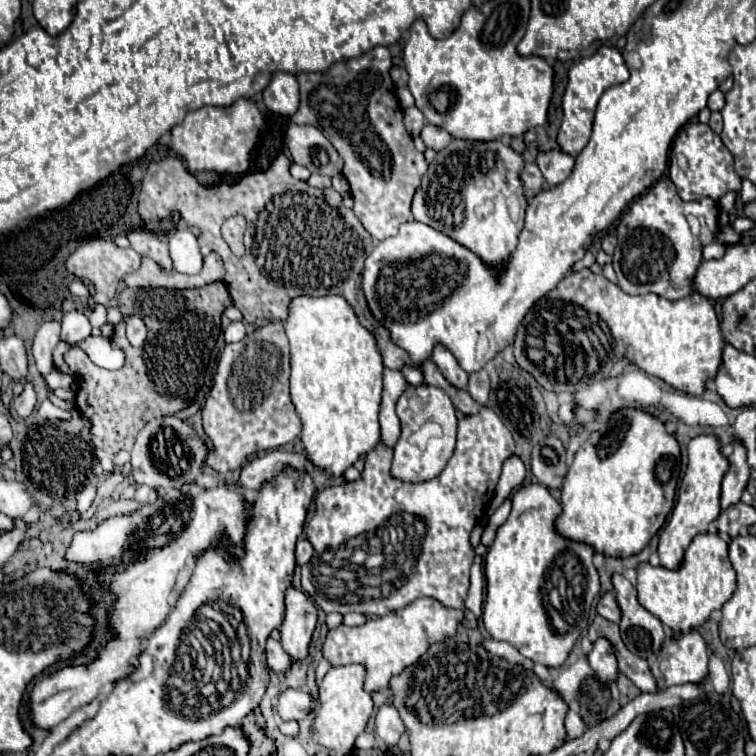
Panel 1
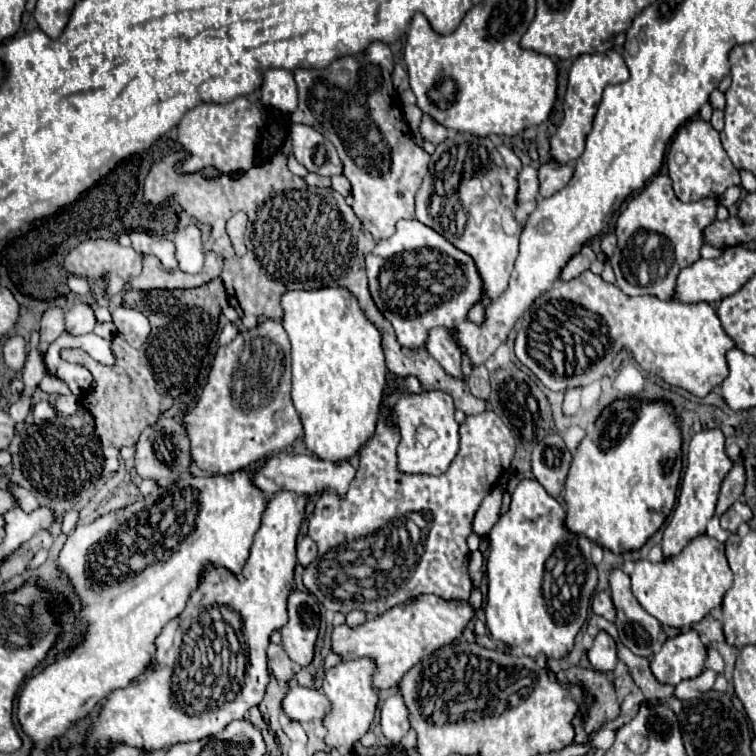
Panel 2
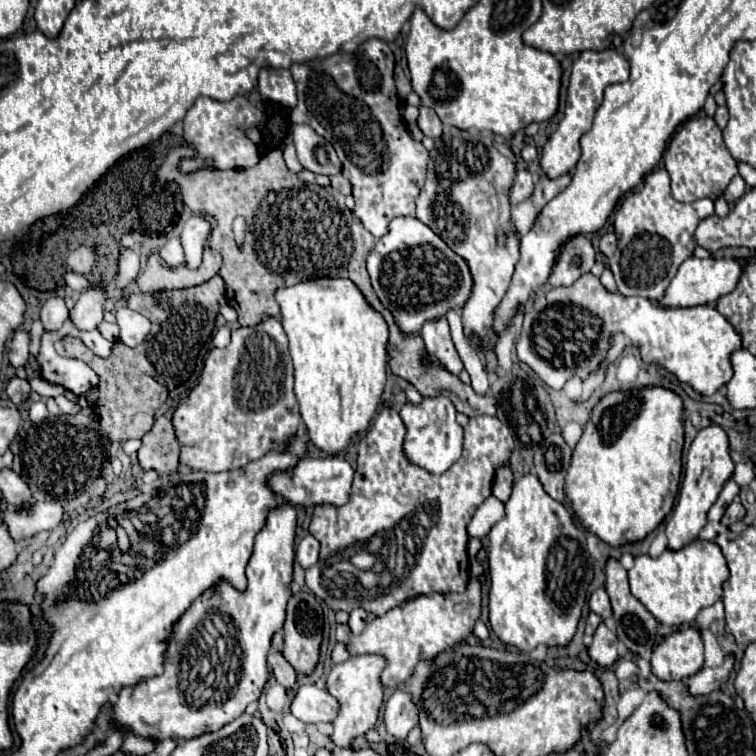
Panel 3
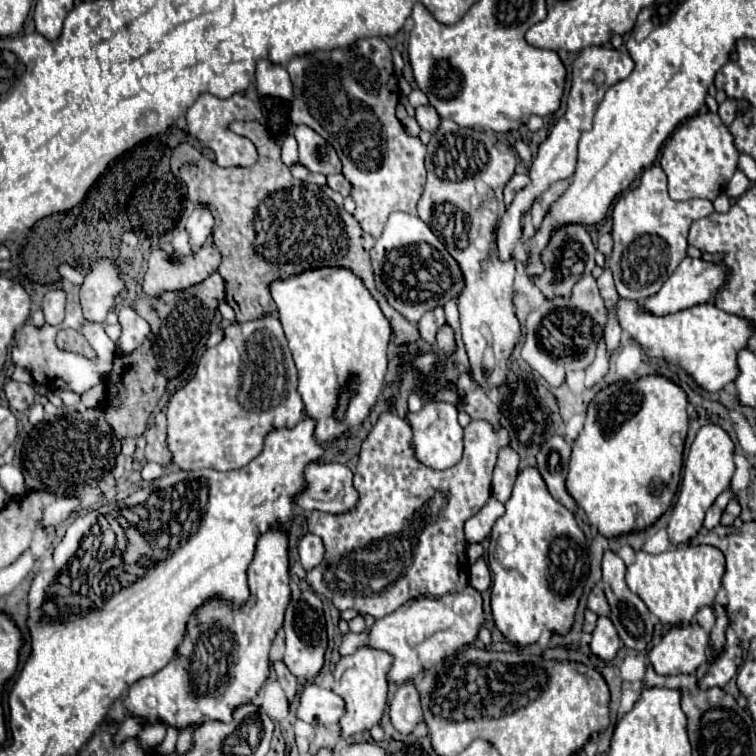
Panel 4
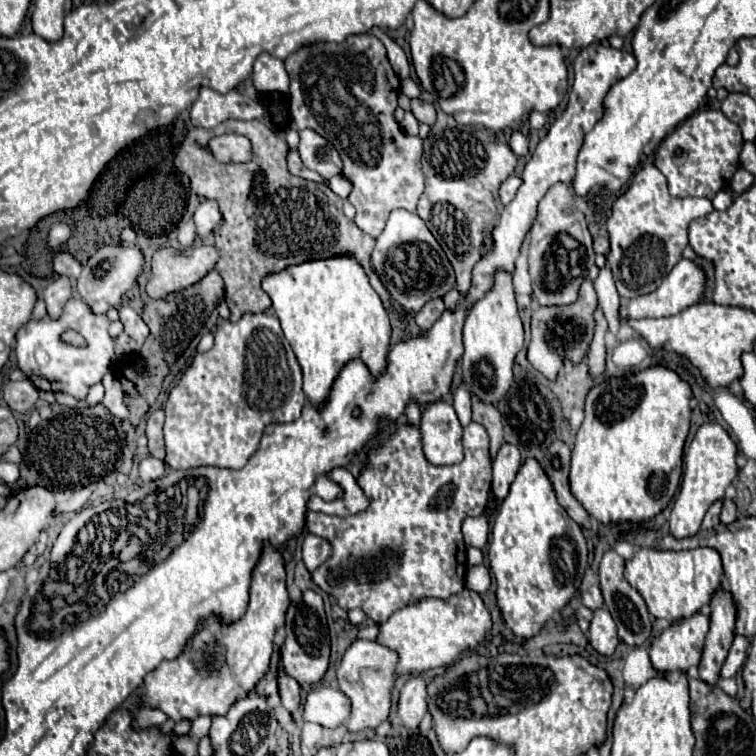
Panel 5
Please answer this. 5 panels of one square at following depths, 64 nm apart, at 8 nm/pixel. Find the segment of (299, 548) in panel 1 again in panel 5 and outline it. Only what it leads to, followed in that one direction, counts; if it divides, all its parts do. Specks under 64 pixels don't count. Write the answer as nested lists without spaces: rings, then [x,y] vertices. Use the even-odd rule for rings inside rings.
[[[306,534],[302,540],[302,558],[304,564],[310,572],[314,572],[320,564],[324,564],[328,560],[328,556],[332,554],[332,546],[328,540],[316,536],[316,534]]]

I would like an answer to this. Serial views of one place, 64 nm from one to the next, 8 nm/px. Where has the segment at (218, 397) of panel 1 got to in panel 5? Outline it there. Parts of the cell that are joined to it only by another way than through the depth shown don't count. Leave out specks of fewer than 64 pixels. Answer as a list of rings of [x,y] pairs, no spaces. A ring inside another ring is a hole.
[[[260,312],[260,314],[242,314],[242,318],[236,324],[222,320],[214,336],[214,346],[208,352],[196,354],[192,358],[182,380],[168,394],[168,400],[164,404],[166,412],[164,462],[172,470],[196,466],[244,468],[250,456],[256,452],[264,428],[270,422],[296,420],[304,404],[306,394],[302,390],[302,370],[280,328],[278,318],[274,314]]]

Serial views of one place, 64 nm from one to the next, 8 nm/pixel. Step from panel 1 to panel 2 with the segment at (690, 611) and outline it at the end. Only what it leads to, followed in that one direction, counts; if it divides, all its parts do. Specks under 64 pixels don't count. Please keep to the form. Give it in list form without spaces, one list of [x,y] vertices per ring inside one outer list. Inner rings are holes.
[[[696,536],[680,554],[662,560],[650,562],[646,558],[636,560],[636,568],[630,574],[632,594],[650,612],[660,624],[672,628],[690,628],[700,622],[712,608],[722,604],[726,588],[732,584],[732,572],[724,556],[724,544],[708,538]]]

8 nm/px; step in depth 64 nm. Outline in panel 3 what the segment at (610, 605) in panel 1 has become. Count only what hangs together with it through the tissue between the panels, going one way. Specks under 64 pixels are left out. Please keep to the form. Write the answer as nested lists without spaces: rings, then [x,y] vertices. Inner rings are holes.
[[[598,588],[592,592],[590,596],[590,610],[596,612],[598,616],[602,616],[604,620],[610,620],[612,618],[612,608],[610,608],[610,600],[608,600],[608,594],[604,588]]]

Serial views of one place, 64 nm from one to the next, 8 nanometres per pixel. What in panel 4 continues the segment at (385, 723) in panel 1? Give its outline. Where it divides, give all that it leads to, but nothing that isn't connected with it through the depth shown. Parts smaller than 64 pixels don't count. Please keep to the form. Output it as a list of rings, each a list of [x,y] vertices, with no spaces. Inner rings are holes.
[[[406,682],[398,688],[392,704],[390,704],[390,720],[396,730],[402,734],[410,734],[418,722],[422,722],[422,704],[420,692],[414,682]]]

